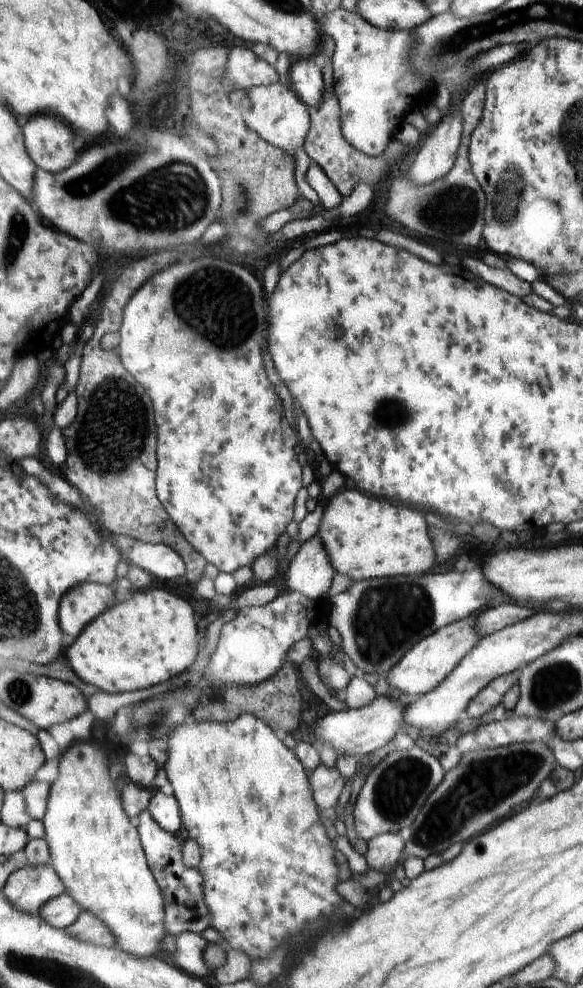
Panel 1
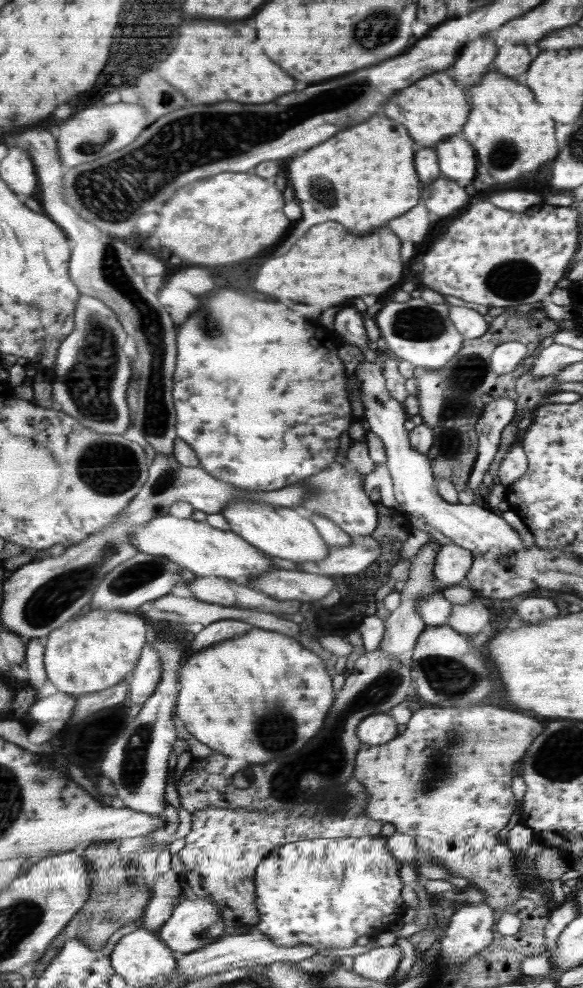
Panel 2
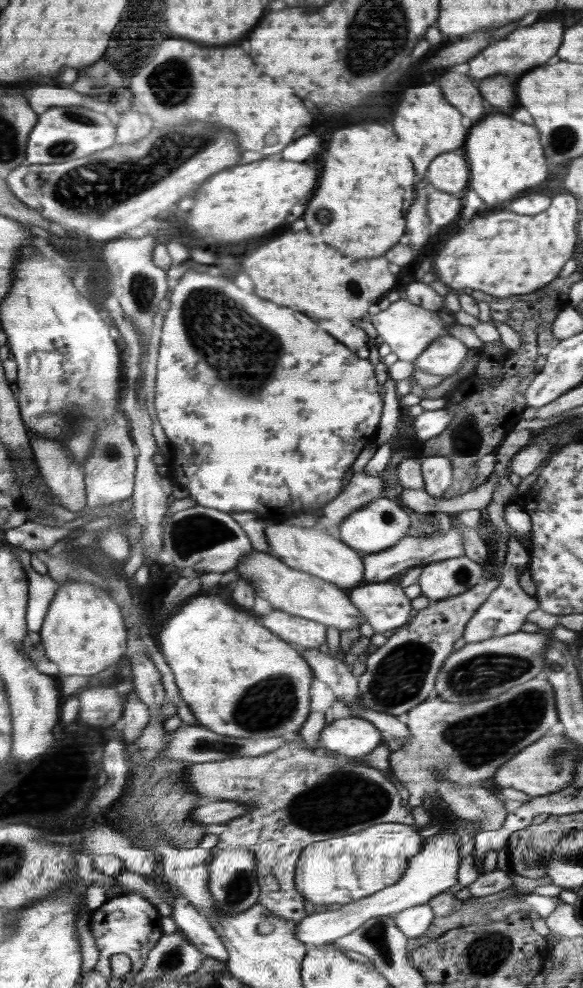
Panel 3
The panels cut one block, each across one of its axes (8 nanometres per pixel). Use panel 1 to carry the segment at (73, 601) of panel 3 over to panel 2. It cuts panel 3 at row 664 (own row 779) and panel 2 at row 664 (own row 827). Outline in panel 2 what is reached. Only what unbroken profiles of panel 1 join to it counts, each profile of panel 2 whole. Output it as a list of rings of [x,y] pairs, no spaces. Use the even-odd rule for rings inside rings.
[[[91,610],[84,616],[69,619],[46,637],[44,666],[48,680],[59,692],[82,696],[117,687],[122,682],[122,678],[136,666],[136,660],[141,658],[140,652],[146,644],[146,624],[140,615],[118,610]]]

